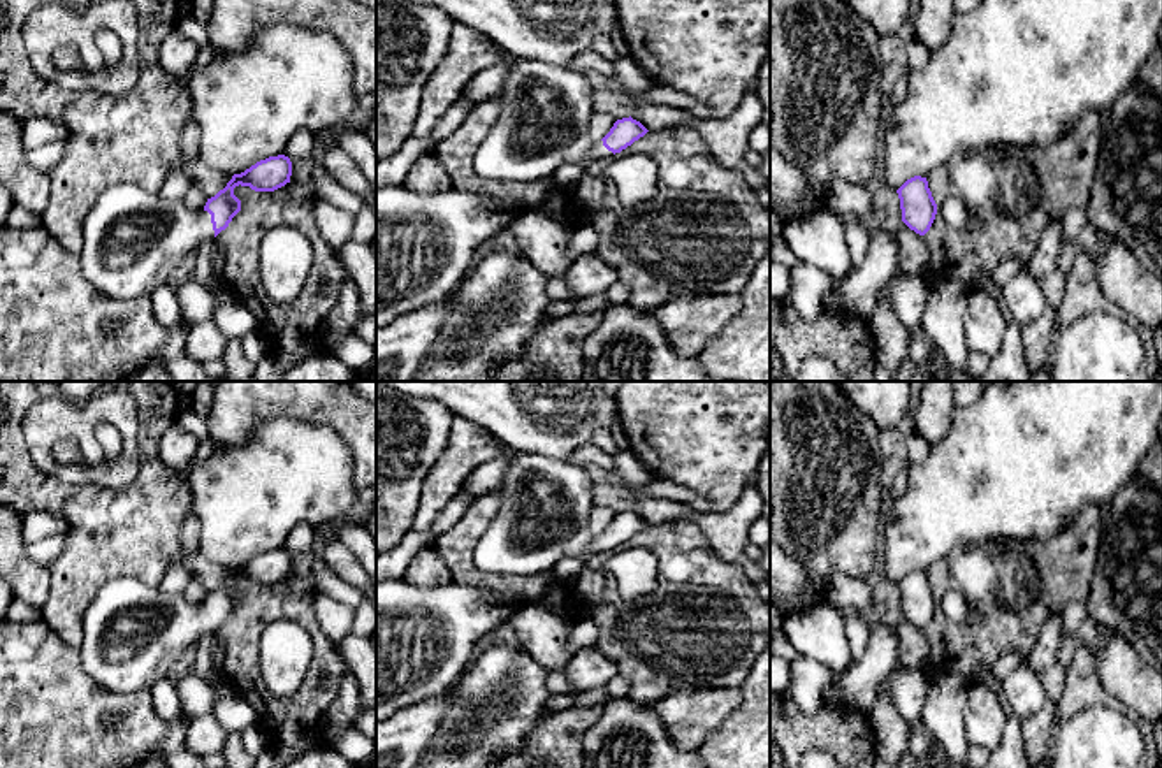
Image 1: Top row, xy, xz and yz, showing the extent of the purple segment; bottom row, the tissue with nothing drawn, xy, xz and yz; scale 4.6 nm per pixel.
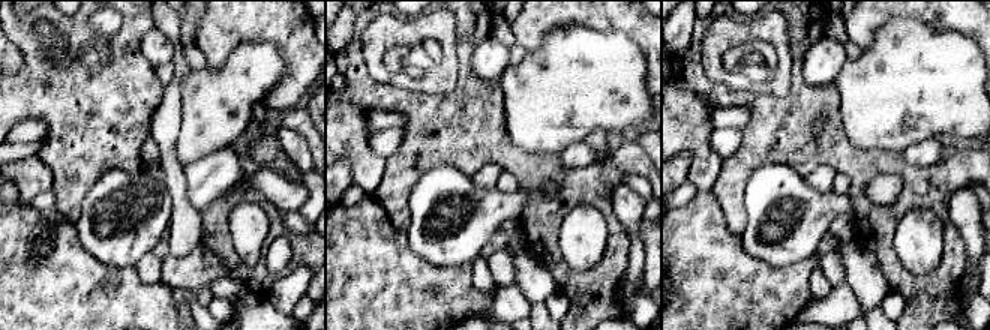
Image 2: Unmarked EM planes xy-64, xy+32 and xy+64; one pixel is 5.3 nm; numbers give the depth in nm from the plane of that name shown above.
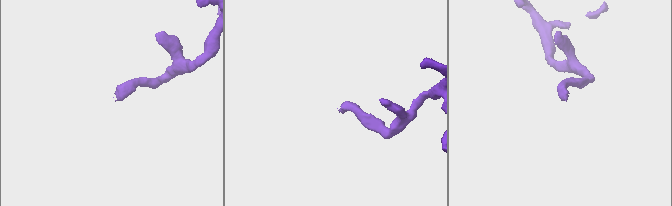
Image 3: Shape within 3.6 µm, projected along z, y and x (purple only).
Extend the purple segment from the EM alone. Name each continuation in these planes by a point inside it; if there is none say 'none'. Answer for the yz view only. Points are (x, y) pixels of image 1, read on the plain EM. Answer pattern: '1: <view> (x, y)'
none

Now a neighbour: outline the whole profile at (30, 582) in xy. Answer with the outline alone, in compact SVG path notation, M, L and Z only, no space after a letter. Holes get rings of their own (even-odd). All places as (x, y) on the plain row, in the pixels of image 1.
M0 506L0 580L11 585L14 599L40 610L49 598L51 573L28 557L21 525L21 513Z

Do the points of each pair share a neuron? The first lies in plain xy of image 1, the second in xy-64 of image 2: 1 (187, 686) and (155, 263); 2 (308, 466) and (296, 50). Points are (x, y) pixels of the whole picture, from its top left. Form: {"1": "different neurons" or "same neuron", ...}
{"1": "different neurons", "2": "different neurons"}

